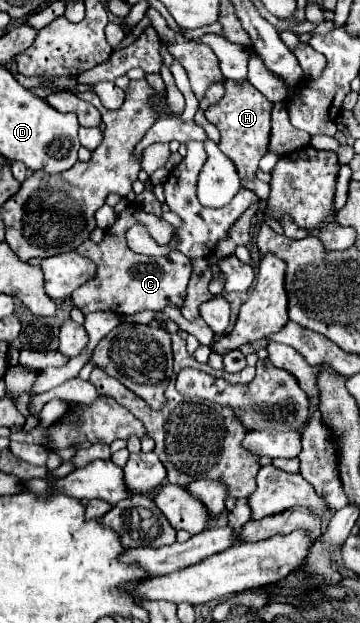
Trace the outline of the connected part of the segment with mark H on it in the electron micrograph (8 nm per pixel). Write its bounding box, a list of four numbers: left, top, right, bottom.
[206,81,272,179]

